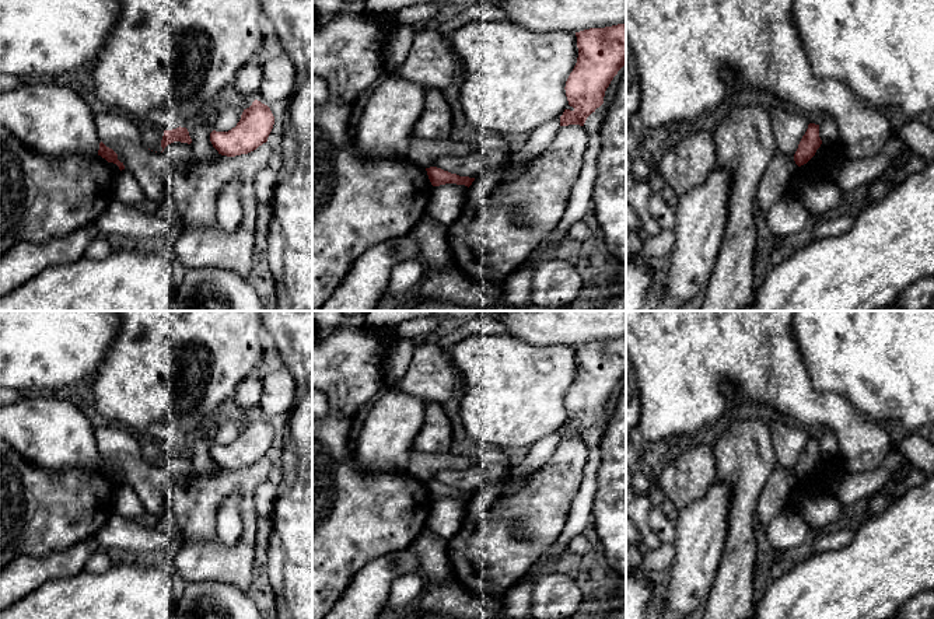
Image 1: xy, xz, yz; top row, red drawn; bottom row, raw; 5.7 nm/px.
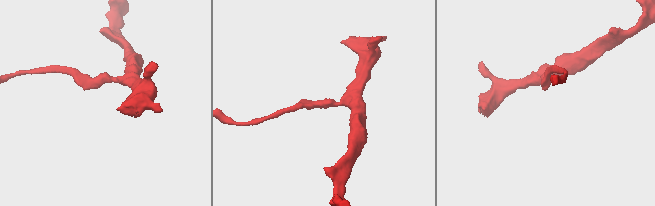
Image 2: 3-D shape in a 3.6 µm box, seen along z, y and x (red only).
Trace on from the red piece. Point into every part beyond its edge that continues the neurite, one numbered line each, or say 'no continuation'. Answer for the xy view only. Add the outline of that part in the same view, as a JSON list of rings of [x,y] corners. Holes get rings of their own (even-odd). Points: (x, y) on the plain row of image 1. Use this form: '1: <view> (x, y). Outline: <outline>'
no continuation

